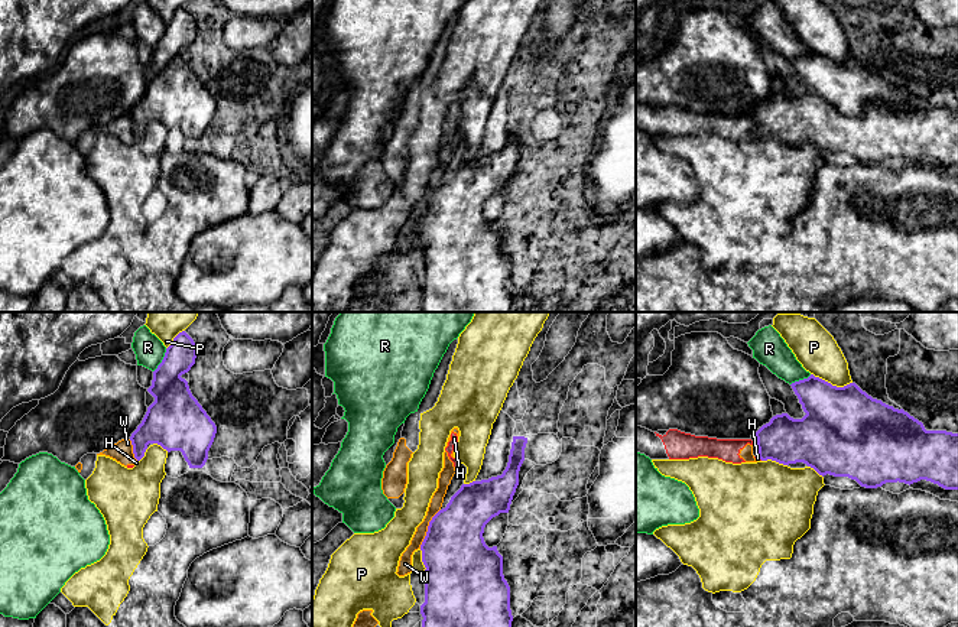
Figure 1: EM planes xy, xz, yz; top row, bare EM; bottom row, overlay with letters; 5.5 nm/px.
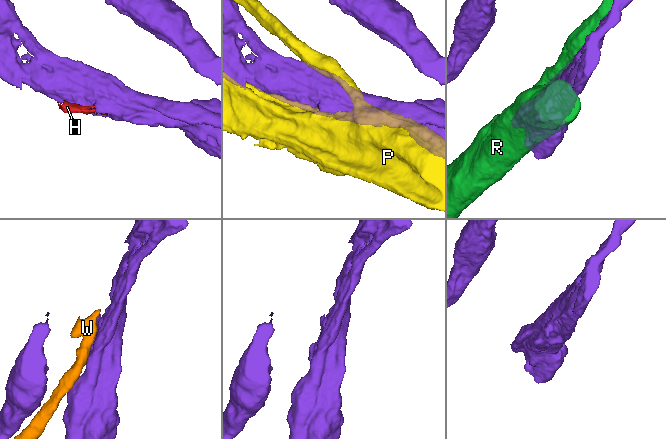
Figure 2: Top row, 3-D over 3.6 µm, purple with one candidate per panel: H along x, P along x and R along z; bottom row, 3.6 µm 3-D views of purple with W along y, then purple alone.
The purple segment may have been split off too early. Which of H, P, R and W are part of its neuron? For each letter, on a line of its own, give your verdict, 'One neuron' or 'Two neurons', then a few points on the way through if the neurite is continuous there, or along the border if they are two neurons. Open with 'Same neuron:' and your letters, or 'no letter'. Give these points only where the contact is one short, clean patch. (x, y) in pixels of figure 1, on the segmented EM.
Same neuron: no letter
H: Two neurons. Boundary: yz (757, 457), (762, 460)
P: Two neurons
R: Two neurons
W: Two neurons

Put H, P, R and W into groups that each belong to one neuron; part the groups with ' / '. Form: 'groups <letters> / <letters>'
groups H W / P / R

